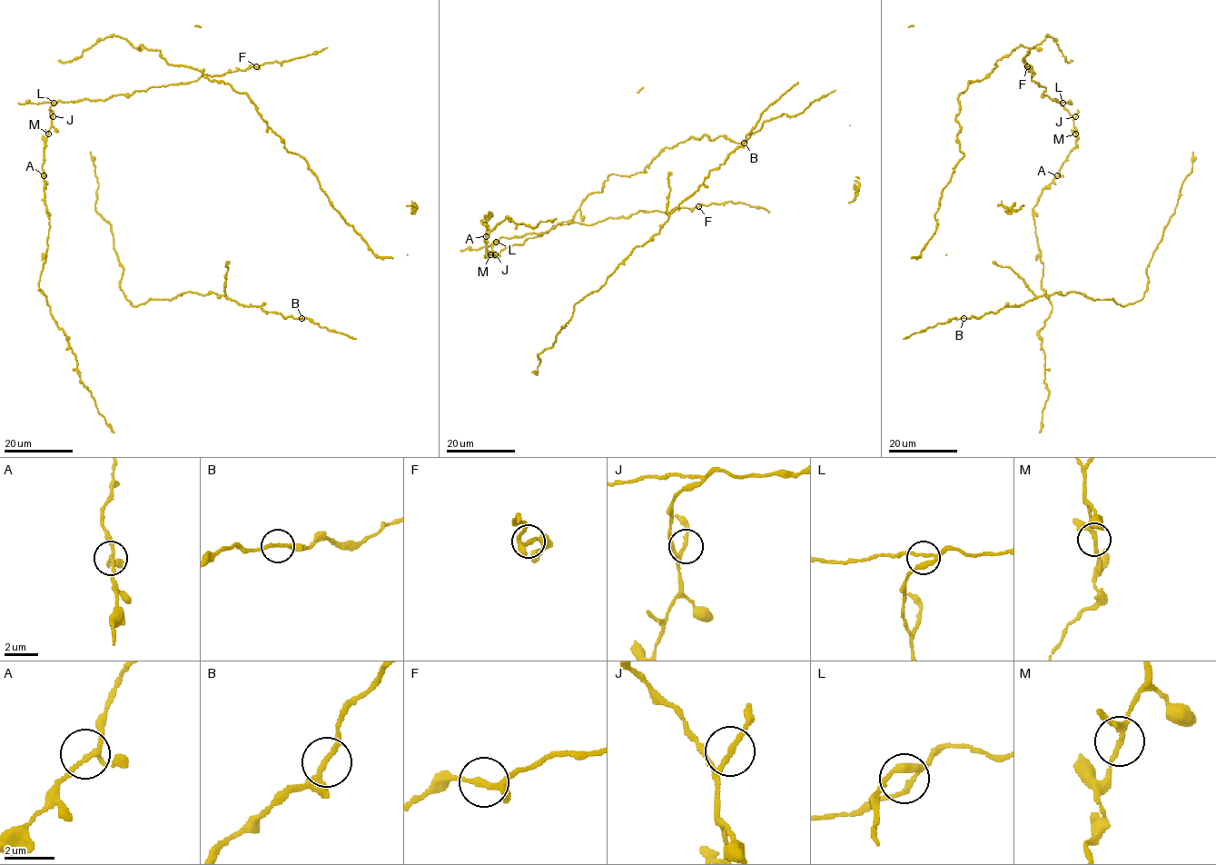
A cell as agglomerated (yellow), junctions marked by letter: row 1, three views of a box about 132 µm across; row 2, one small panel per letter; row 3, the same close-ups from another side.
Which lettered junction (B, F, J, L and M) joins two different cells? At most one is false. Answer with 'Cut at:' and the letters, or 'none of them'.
Cut at: none of them

